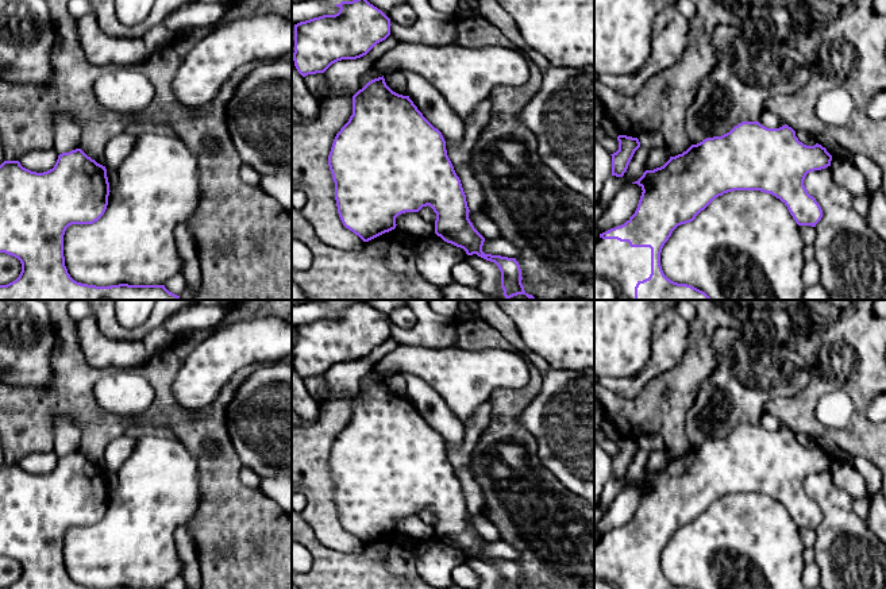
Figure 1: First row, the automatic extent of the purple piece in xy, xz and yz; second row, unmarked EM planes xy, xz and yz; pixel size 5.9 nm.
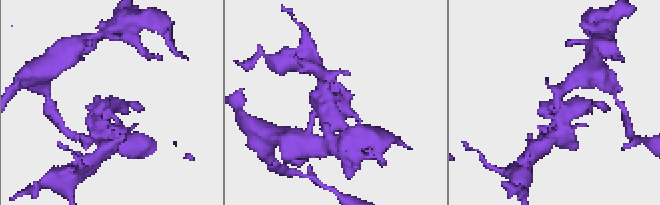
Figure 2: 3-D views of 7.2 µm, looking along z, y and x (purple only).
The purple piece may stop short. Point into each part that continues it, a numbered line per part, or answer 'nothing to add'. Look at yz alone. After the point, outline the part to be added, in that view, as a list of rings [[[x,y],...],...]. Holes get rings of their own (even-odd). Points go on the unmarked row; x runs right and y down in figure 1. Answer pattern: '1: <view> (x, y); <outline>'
1: yz (615, 565); [[[598,540],[594,546],[594,589],[636,589],[651,577],[651,551]]]

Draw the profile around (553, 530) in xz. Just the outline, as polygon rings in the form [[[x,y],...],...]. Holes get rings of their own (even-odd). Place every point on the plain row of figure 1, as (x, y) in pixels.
[[[531,366],[528,384],[523,388],[500,388],[492,392],[489,426],[481,435],[470,458],[474,478],[485,496],[484,515],[497,528],[501,540],[517,553],[523,589],[594,589],[594,509],[570,492],[538,457],[538,442],[521,424],[520,415],[536,397],[543,376]]]

